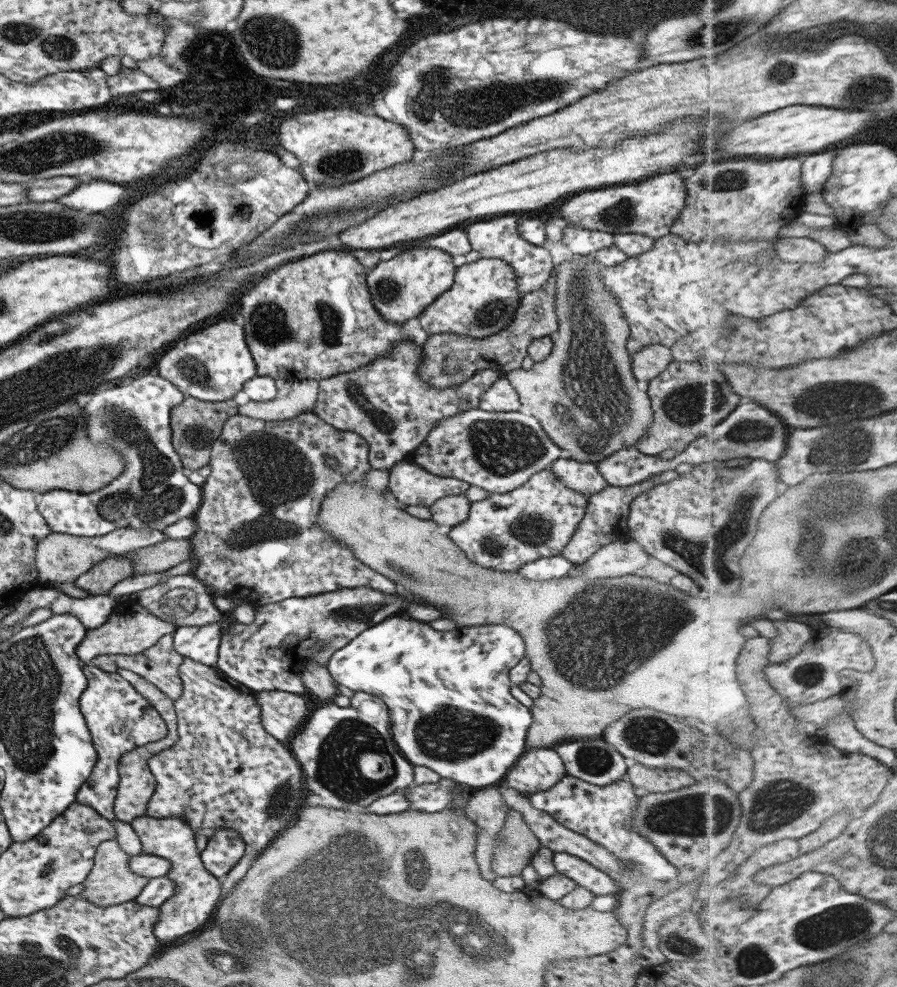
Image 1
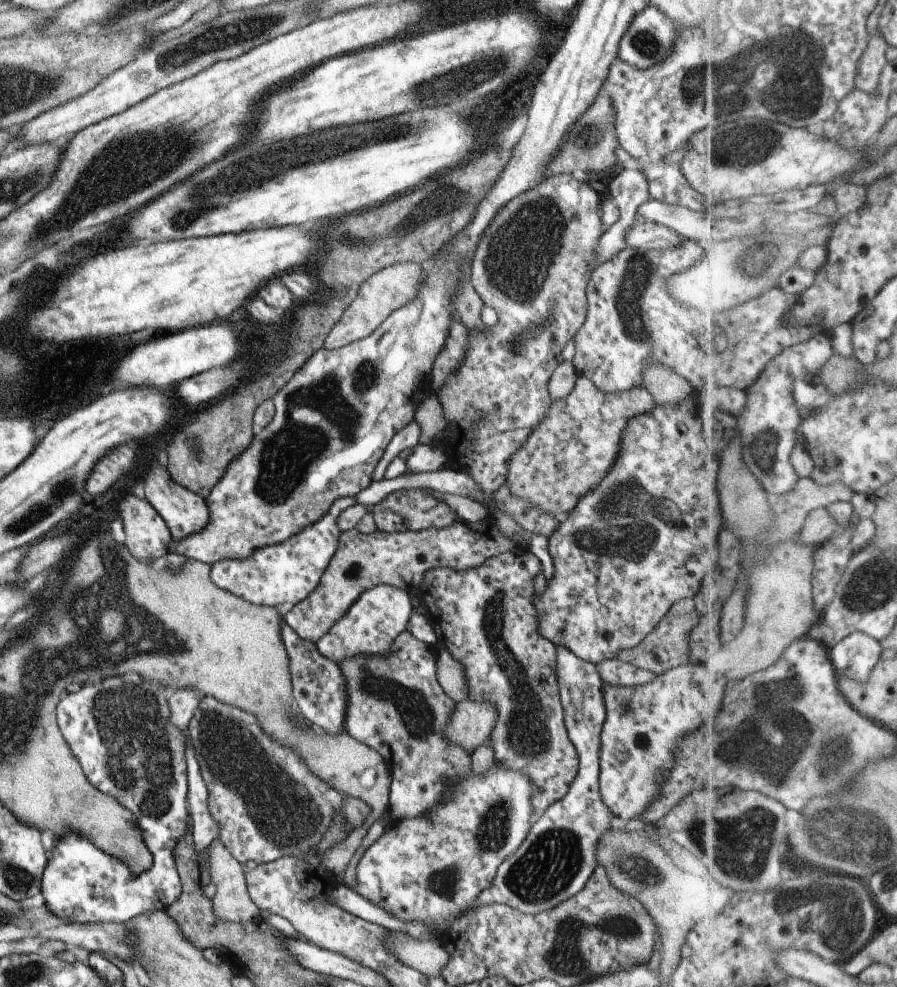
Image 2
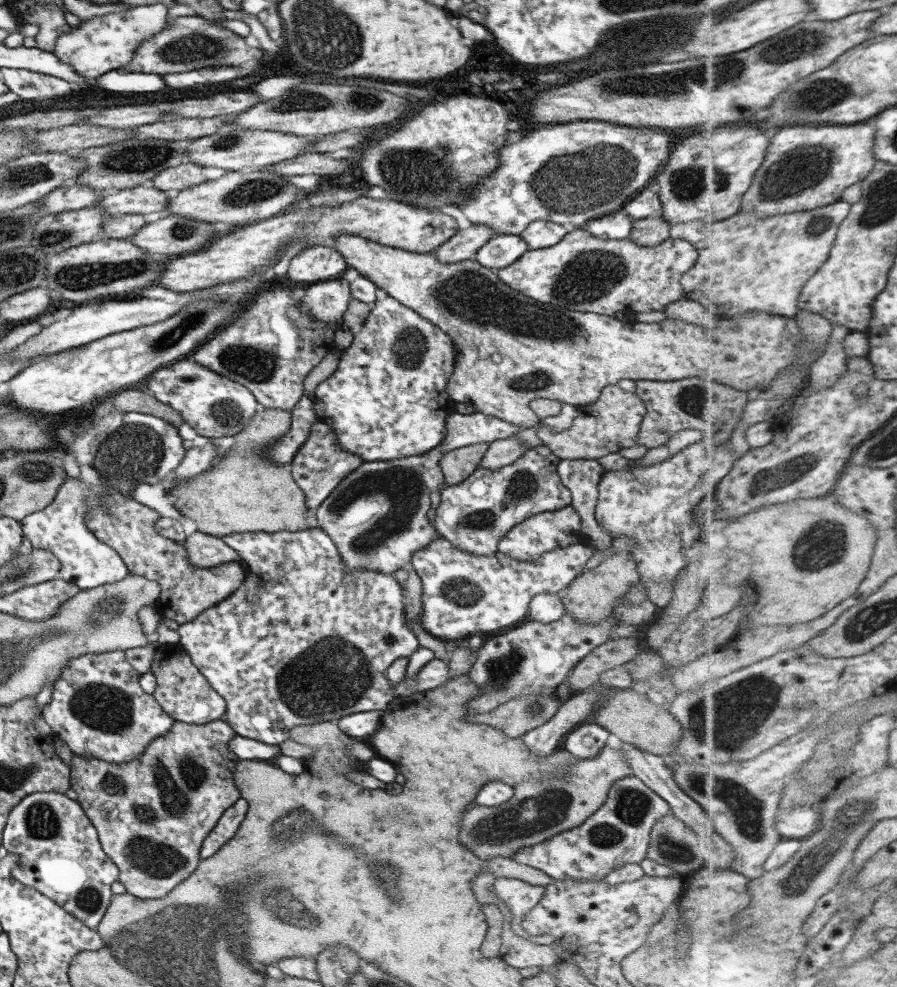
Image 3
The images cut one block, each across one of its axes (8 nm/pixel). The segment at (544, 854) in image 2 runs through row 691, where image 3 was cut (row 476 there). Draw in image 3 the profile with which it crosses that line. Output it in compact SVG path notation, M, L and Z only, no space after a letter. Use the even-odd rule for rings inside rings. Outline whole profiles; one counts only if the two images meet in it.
M560 460L556 467L557 477L561 485L570 493L571 502L568 504L575 510L580 519L580 530L595 549L603 550L611 545L612 539L605 530L601 529L594 520L594 507L597 502L597 486L605 474L596 460Z

